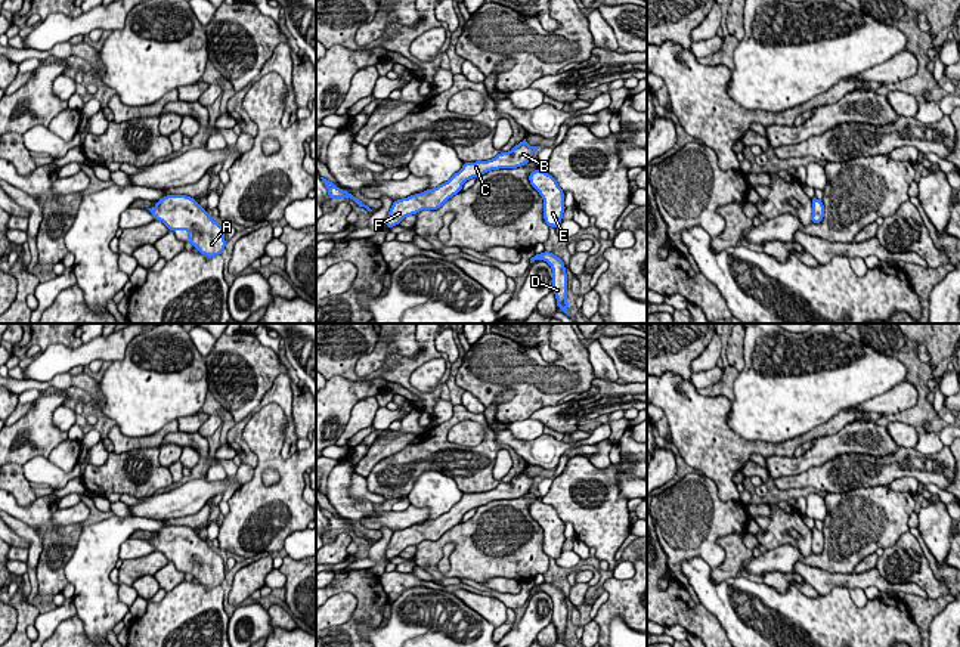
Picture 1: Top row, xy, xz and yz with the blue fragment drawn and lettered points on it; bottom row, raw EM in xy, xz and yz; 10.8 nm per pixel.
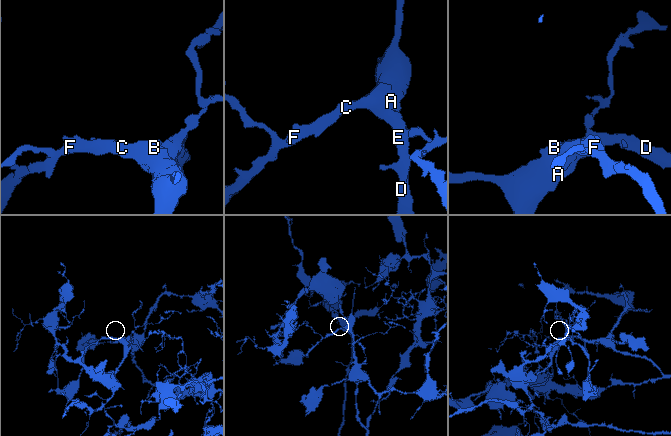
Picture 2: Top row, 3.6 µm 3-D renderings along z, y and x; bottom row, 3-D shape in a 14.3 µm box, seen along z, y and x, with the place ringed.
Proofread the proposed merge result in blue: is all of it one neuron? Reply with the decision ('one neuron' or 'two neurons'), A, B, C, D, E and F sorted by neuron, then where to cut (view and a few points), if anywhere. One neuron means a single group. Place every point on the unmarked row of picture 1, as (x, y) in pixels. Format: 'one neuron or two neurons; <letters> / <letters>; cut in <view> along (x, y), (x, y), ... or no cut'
one neuron; A B C D E F; no cut

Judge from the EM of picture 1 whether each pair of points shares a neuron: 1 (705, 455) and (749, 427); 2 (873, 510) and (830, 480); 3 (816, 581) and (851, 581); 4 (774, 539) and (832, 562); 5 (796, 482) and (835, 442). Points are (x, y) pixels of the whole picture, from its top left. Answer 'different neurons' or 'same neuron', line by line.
1: different neurons
2: different neurons
3: same neuron
4: different neurons
5: different neurons

